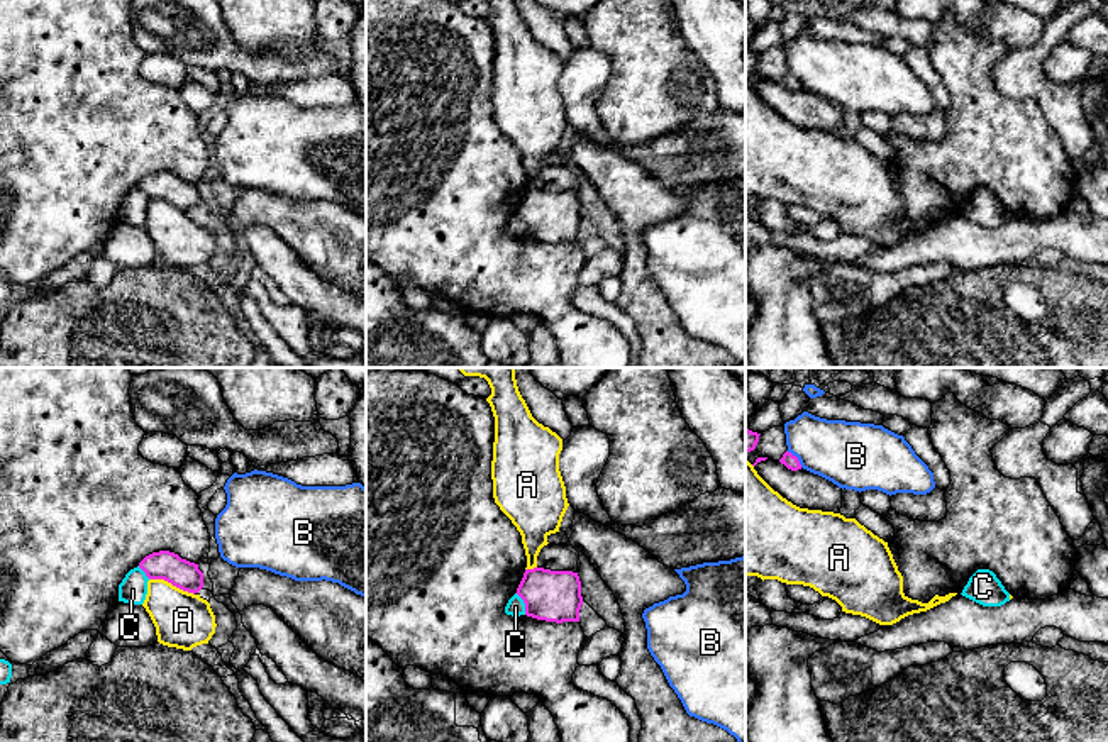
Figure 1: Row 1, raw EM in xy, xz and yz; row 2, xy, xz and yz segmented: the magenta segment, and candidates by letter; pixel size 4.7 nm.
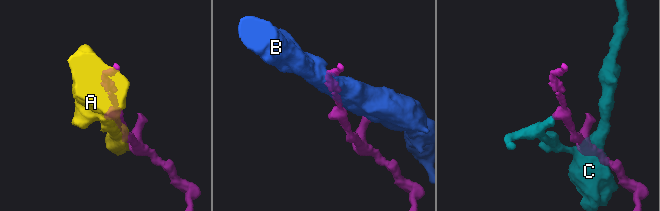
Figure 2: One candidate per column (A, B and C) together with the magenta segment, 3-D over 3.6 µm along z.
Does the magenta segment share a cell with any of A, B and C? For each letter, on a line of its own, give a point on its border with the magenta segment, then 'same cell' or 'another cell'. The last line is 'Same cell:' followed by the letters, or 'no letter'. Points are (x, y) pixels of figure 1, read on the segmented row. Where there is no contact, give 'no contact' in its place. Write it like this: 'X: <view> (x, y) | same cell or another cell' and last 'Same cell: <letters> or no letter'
A: xy (171, 583) | another cell
B: yz (797, 458) | another cell
C: xz (524, 602) | another cell
Same cell: no letter

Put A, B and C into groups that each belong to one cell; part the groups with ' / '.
A / B / C

